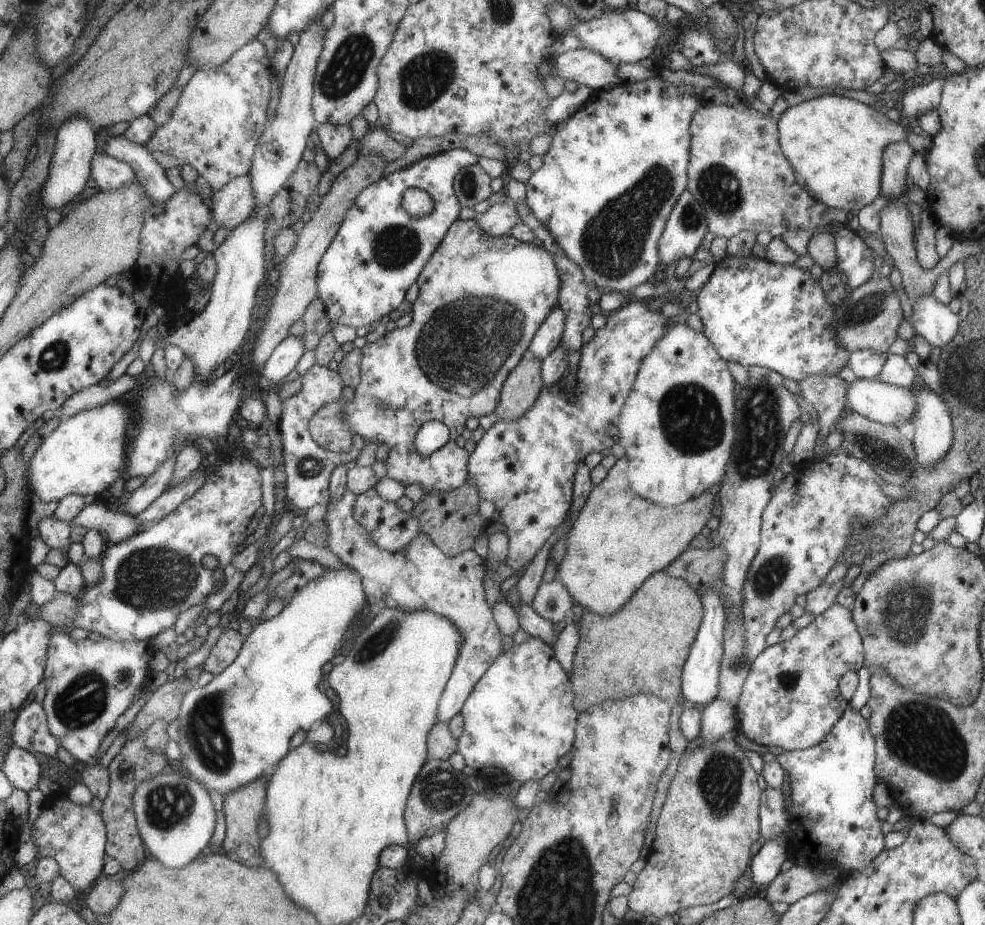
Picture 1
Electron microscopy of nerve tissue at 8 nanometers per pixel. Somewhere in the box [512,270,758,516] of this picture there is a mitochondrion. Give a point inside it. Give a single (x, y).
(694, 422)

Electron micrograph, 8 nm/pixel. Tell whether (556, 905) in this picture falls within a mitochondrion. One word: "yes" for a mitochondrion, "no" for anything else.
yes

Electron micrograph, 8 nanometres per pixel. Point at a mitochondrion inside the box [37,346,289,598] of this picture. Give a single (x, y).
(157, 417)

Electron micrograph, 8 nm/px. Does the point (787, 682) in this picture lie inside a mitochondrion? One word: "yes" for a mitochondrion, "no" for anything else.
yes

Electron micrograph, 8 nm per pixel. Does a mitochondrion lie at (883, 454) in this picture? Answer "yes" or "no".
yes

